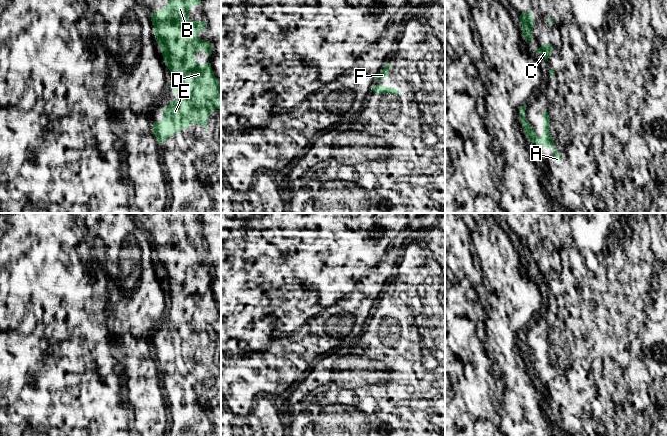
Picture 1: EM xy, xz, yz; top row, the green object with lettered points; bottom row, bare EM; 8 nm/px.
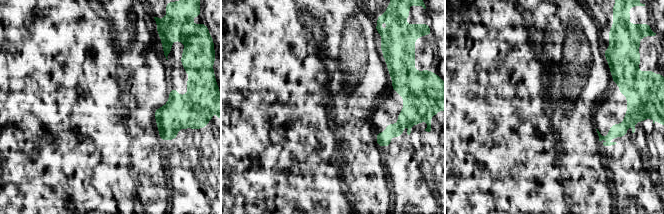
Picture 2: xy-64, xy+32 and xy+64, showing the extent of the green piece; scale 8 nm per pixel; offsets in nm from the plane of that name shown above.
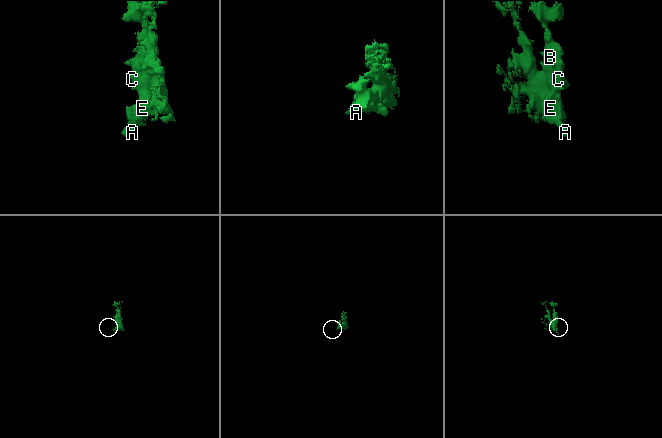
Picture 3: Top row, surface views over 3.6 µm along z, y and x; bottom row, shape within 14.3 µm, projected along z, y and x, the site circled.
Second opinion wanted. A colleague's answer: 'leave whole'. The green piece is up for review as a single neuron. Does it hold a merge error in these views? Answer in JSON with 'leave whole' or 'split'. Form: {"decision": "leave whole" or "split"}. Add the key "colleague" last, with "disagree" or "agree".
{"decision": "leave whole", "colleague": "agree"}

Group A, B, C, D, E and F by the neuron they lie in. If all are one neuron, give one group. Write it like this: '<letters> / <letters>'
A B C D E F

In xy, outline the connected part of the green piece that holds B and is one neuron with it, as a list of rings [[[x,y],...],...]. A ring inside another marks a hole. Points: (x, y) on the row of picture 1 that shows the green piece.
[[[169,0],[162,11],[149,13],[155,39],[160,47],[165,65],[171,74],[169,89],[179,95],[177,102],[170,99],[169,107],[162,107],[165,111],[162,121],[152,121],[153,132],[158,145],[167,142],[167,137],[170,135],[177,136],[180,128],[185,133],[188,124],[202,124],[206,131],[207,115],[213,114],[216,107],[221,110],[221,86],[211,68],[212,43],[197,37],[199,30],[207,30],[207,21],[186,19],[190,14],[190,7],[194,4],[201,7],[202,2],[201,0]],[[200,50],[207,52],[208,62],[204,65],[199,65],[194,60],[194,54]]]

